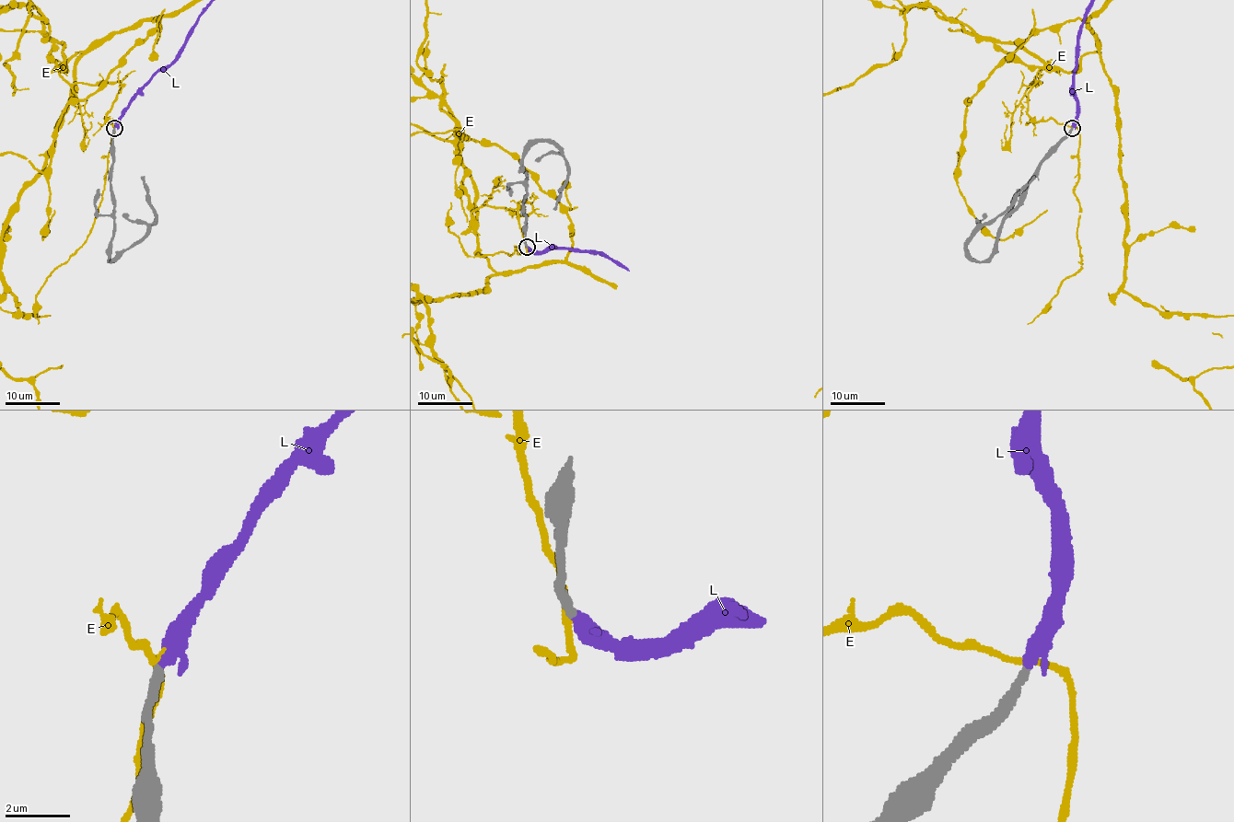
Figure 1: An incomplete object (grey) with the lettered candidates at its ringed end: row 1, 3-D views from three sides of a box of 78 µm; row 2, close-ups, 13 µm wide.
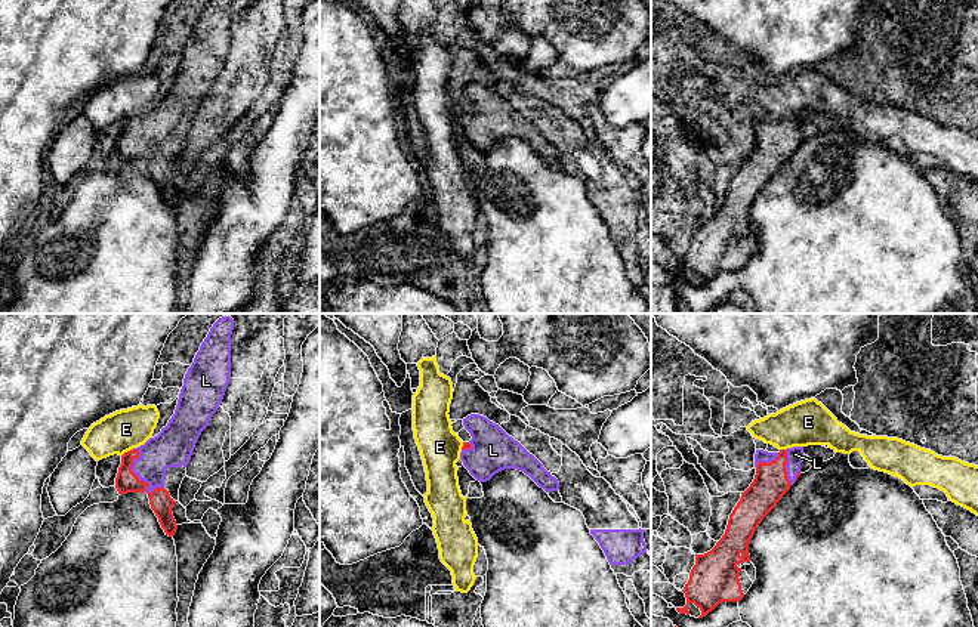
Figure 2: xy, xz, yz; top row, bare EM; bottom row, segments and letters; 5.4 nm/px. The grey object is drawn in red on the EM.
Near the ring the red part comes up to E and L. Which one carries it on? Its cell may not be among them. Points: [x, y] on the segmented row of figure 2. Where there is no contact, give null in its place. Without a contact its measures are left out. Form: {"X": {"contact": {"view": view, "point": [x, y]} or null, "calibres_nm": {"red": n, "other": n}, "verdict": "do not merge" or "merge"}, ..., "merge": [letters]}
{"E": {"contact": {"view": "xy", "point": [127, 451]}, "calibres_nm": {"red": 120, "other": 220}, "verdict": "do not merge"}, "L": {"contact": {"view": "xy", "point": [138, 478]}, "calibres_nm": {"red": 120, "other": 220}, "verdict": "merge"}, "merge": ["L"]}

